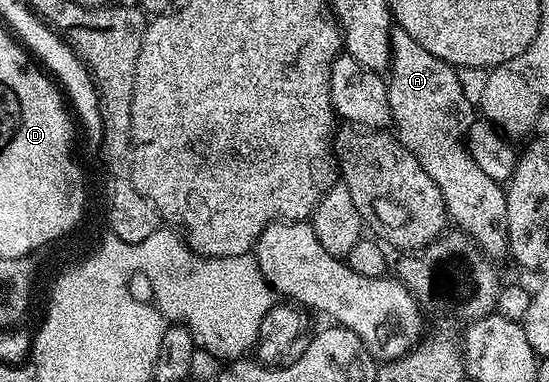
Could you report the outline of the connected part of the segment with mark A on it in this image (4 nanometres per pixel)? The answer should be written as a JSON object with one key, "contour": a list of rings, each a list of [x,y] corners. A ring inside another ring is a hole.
{"contour":[[[398,28],[392,29],[391,32],[391,64],[389,67],[389,81],[387,83],[387,91],[389,92],[389,108],[391,109],[391,120],[393,123],[394,133],[397,135],[400,144],[405,148],[409,148],[409,152],[413,152],[413,156],[417,156],[417,164],[421,164],[421,168],[425,168],[425,172],[429,172],[429,180],[433,180],[433,184],[437,184],[437,188],[441,188],[441,196],[447,205],[447,216],[452,223],[455,222],[462,233],[467,234],[478,244],[479,249],[492,260],[500,260],[499,258],[507,258],[509,254],[509,228],[507,227],[507,191],[502,185],[493,180],[489,180],[489,176],[485,176],[485,172],[481,172],[481,168],[477,168],[477,163],[473,160],[473,156],[469,156],[467,151],[467,130],[471,127],[473,115],[471,115],[471,102],[467,99],[467,94],[463,91],[463,86],[459,83],[456,67],[451,66],[447,62],[443,62],[437,56],[433,56],[433,52],[425,52],[425,48],[421,48],[421,44],[417,44],[417,40],[413,40],[413,36],[409,36],[409,32]]]}

